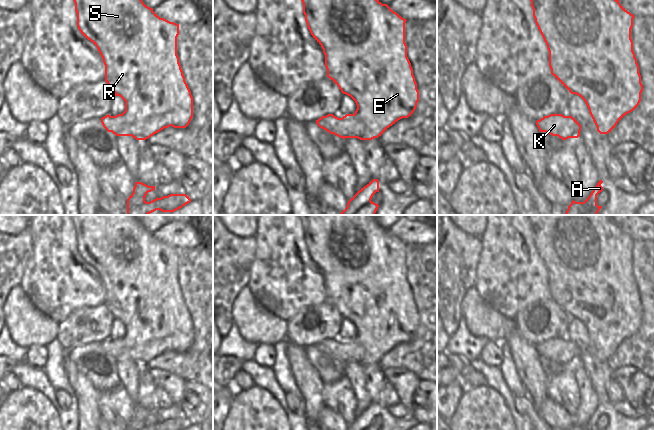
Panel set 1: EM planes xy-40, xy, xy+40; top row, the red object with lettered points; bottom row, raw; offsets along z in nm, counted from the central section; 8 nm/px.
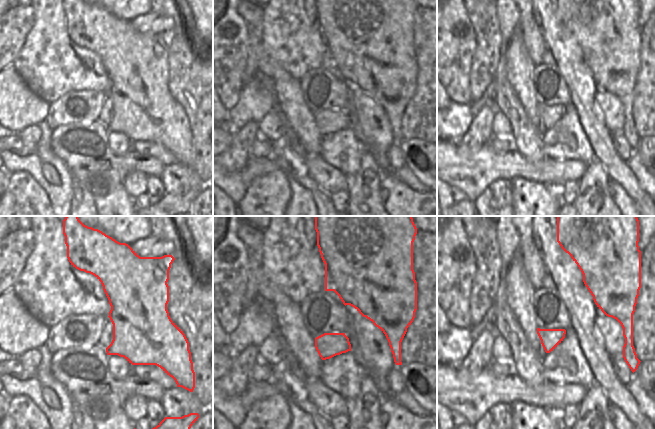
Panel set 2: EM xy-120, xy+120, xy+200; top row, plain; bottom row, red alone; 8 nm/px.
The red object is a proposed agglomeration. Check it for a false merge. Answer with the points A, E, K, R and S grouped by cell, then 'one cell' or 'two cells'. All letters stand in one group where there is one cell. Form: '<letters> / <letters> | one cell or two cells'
A E K R S | one cell

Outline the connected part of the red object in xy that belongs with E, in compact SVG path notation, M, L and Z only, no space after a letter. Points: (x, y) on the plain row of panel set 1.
M299 215L299 219L307 251L323 273L327 301L357 329L354 338L346 338L342 342L328 338L316 344L317 349L343 363L372 364L381 360L398 344L411 340L419 325L419 315L407 281L405 267L407 244L387 228L382 228L372 215Z

